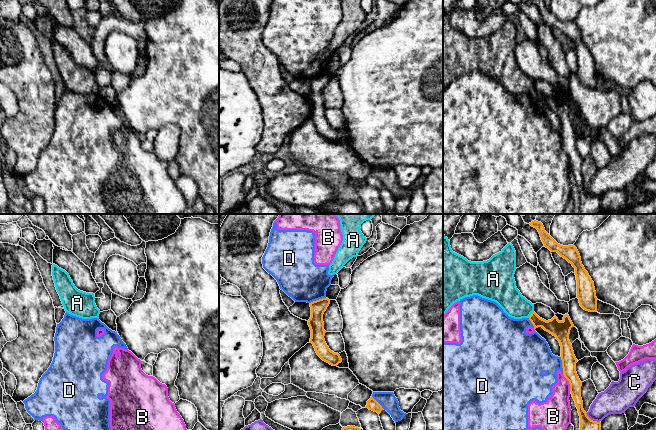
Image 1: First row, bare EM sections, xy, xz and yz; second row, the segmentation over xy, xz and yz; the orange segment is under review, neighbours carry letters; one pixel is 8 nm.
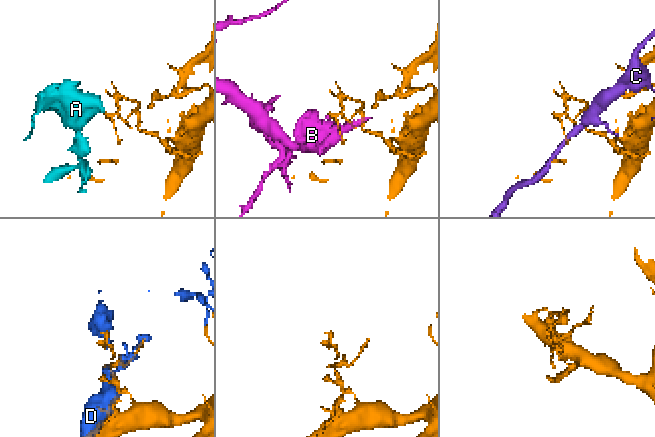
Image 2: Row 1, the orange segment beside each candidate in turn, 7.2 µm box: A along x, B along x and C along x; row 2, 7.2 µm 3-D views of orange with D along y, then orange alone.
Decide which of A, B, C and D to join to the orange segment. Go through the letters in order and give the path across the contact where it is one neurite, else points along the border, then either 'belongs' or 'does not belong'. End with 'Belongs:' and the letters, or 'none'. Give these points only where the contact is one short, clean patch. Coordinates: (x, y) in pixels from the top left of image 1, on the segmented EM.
A: border yz (533, 310), (528, 317); does not belong
B: does not belong
C: does not belong
D: does not belong
Belongs: none

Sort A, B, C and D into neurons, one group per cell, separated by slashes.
A / B D / C

